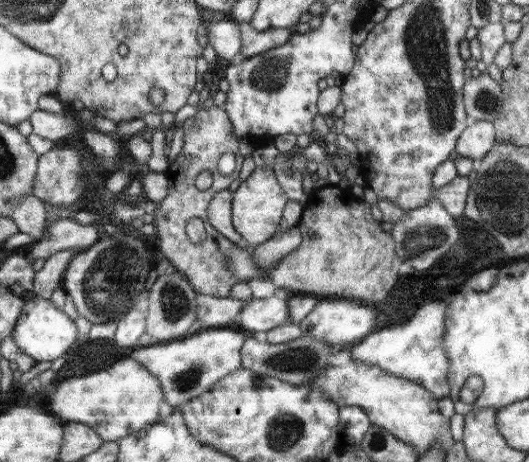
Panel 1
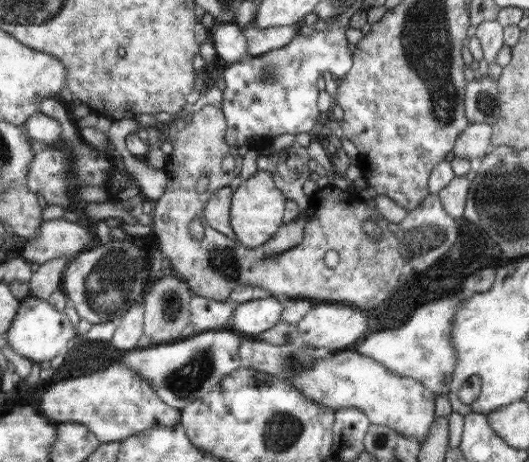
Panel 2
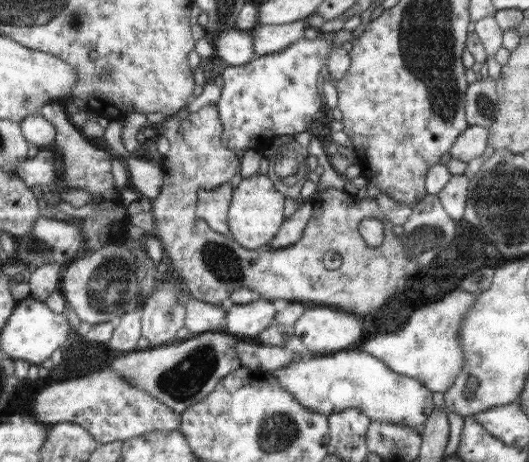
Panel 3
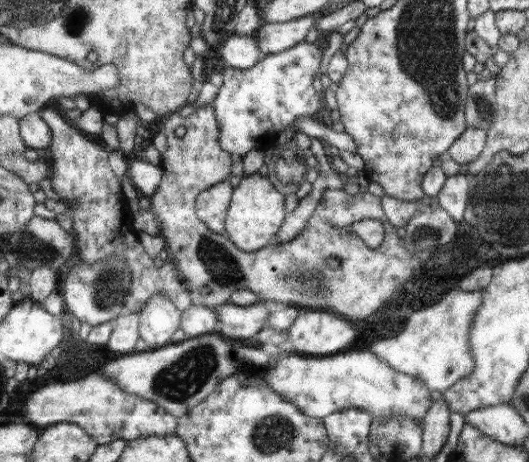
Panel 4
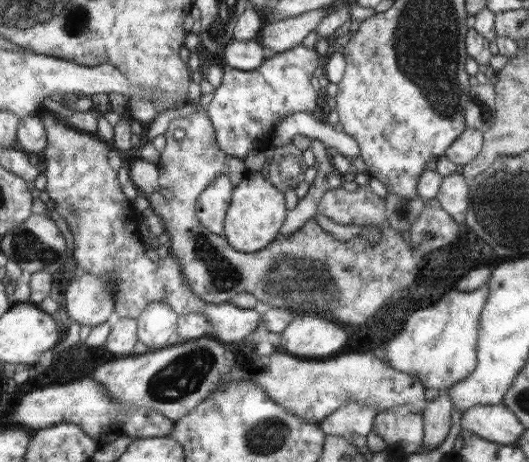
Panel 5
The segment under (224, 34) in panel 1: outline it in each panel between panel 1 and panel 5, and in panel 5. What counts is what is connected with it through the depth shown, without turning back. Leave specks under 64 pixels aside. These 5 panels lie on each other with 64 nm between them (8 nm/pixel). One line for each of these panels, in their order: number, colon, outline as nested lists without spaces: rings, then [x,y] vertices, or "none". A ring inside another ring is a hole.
2: [[[235,22],[213,26],[209,32],[209,40],[217,50],[217,58],[227,64],[235,64],[247,58],[247,36],[243,34],[243,28]]]
3: [[[235,26],[223,30],[219,36],[215,36],[213,44],[215,44],[217,56],[229,66],[243,66],[243,64],[251,62],[253,58],[257,58],[253,54],[251,34],[237,30]]]
4: [[[231,34],[229,38],[225,38],[217,52],[221,54],[221,60],[225,60],[225,66],[233,68],[251,68],[255,62],[267,56],[257,48],[255,36],[243,34]]]
5: [[[231,40],[225,48],[221,58],[229,68],[239,70],[253,70],[261,66],[263,60],[267,60],[271,54],[257,42],[257,40]]]

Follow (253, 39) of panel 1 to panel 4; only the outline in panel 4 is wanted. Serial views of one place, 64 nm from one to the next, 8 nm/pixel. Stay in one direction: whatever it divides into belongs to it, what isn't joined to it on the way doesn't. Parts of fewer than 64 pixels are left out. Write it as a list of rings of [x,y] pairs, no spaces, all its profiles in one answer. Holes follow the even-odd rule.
[[[323,12],[311,14],[311,16],[301,16],[291,22],[275,22],[275,24],[263,22],[263,26],[253,34],[257,40],[257,48],[263,54],[277,54],[295,44],[305,42],[307,32],[317,24],[321,14]]]

